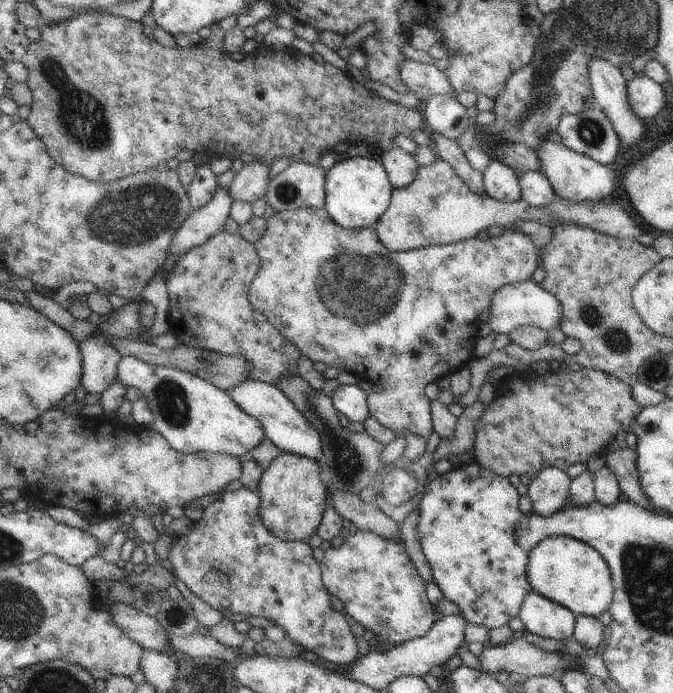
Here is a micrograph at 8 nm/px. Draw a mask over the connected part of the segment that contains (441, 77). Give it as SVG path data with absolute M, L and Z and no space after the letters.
M406 59L400 64L400 78L402 84L408 86L409 91L413 91L420 97L432 95L456 97L450 80L437 64Z

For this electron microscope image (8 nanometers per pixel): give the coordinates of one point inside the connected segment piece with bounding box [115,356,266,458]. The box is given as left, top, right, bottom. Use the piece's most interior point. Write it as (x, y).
(193, 415)

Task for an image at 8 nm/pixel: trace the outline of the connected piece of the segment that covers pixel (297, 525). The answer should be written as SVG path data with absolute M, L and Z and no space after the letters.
M282 453L260 477L260 518L280 540L307 541L320 526L326 510L329 489L321 479L319 460Z

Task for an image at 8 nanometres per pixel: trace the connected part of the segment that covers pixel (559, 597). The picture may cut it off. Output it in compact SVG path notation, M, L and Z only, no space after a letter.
M571 536L541 539L530 553L527 574L531 590L569 608L575 615L598 618L609 610L614 596L612 574L606 560L589 544Z

